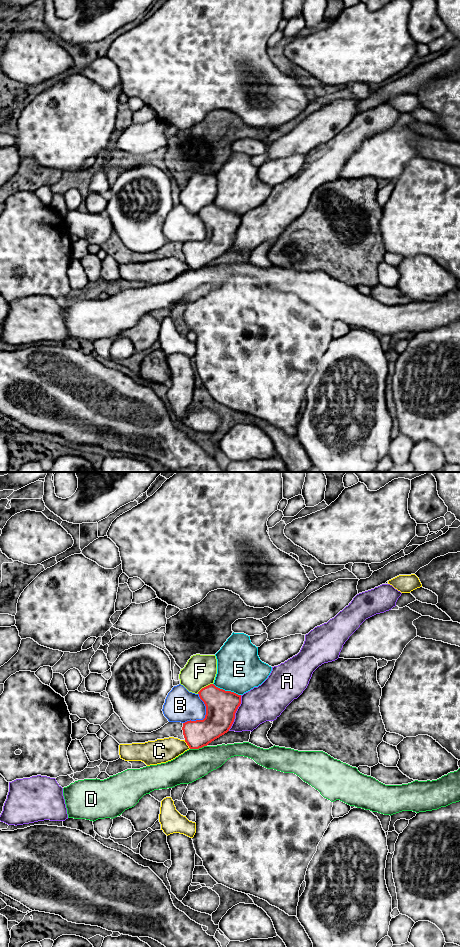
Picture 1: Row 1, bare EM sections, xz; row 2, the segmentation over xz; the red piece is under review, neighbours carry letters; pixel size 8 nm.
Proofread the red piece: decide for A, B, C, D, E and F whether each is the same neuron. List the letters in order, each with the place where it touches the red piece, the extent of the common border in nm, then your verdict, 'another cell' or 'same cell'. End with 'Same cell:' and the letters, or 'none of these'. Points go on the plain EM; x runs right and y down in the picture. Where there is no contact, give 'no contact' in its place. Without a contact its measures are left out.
A: xz (235, 232) | 300 nm | another cell
B: xz (205, 236) | 280 nm | another cell
C: xz (187, 264) | 90 nm | another cell
D: xz (198, 268) | 140 nm | another cell
E: xz (227, 211) | 240 nm | same cell
F: xz (204, 207) | 150 nm | another cell
Same cell: E

